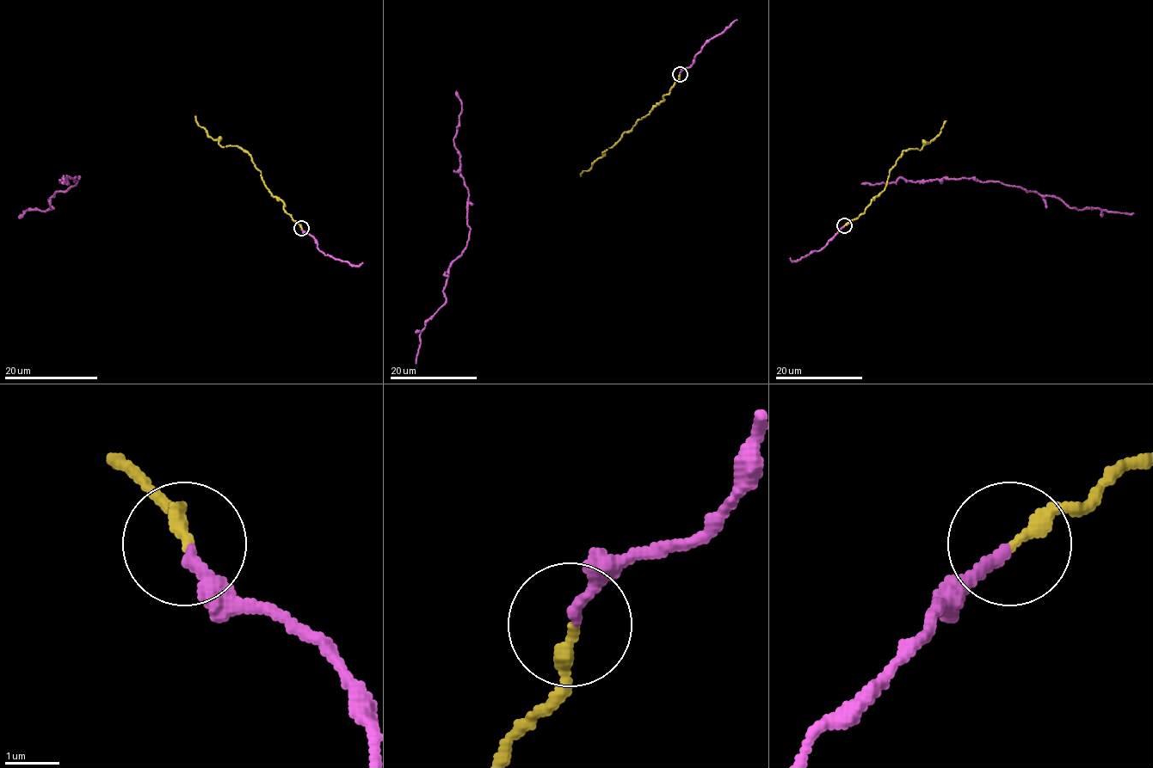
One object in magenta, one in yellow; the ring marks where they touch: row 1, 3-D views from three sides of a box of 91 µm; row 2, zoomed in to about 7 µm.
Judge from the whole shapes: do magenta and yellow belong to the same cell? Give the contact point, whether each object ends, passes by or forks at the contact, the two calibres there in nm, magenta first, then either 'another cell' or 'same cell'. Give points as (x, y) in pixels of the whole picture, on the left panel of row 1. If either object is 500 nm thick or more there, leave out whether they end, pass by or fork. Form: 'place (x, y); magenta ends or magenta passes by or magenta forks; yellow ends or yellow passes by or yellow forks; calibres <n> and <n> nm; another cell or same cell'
place (301, 228); magenta ends; yellow ends; calibres 200 and 240 nm; same cell

